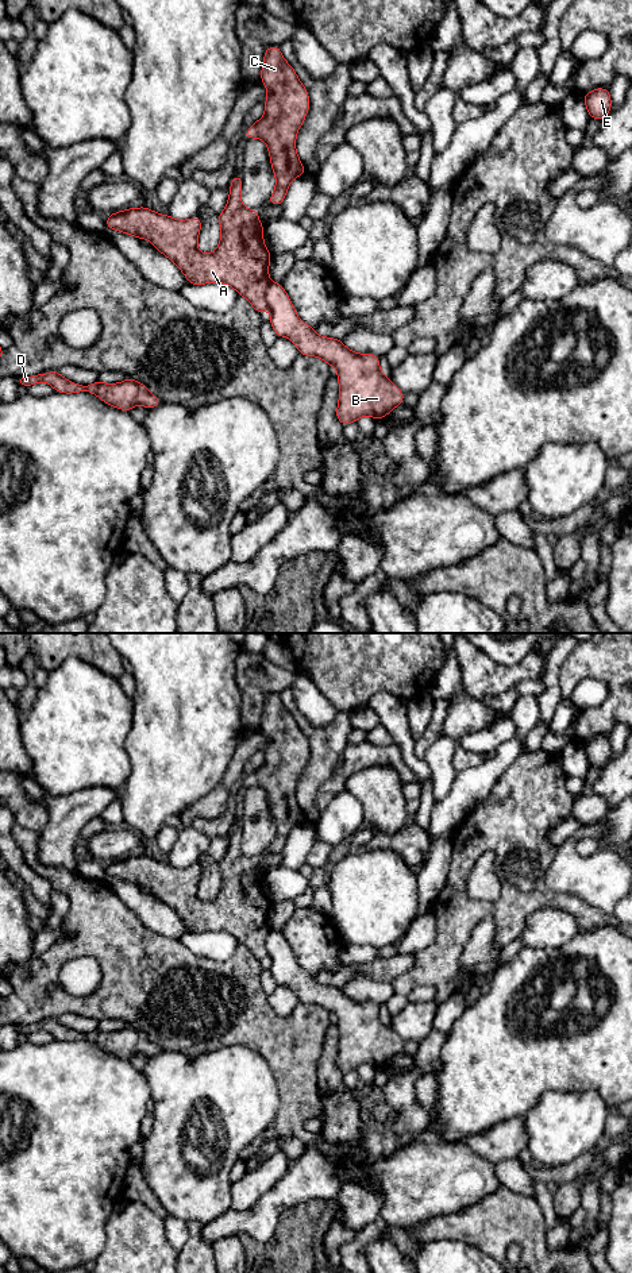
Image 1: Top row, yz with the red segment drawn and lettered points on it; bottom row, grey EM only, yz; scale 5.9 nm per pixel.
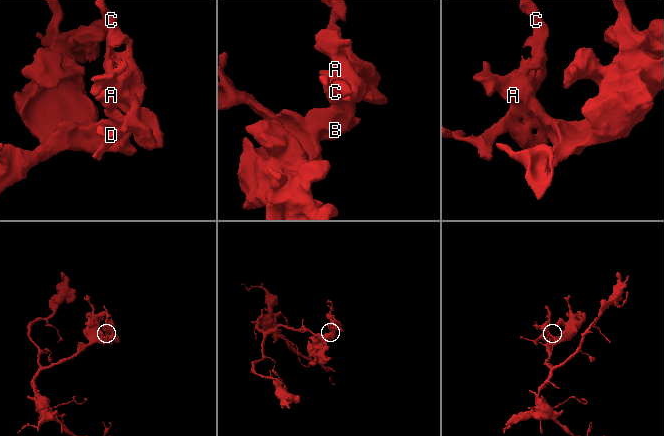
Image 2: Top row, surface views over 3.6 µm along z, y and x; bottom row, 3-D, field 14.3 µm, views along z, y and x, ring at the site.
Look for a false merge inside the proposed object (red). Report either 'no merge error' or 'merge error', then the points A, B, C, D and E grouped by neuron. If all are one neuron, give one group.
merge error; A C D / B E

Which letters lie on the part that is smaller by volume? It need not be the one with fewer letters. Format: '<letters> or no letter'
A, C, D

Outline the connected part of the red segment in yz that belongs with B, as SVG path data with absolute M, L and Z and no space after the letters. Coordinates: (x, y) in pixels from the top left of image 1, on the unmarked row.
M269 931L266 954L271 960L270 972L277 984L290 987L300 1003L317 1004L336 1017L336 1065L342 1073L355 1071L362 1064L381 1068L404 1050L404 1041L382 1022L375 1002L358 1002L348 998L342 988L317 983L300 968L281 931Z

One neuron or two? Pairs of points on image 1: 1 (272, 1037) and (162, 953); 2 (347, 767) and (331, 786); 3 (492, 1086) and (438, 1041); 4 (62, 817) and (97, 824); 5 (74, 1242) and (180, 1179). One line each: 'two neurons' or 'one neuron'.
1: one neuron
2: one neuron
3: two neurons
4: two neurons
5: two neurons

